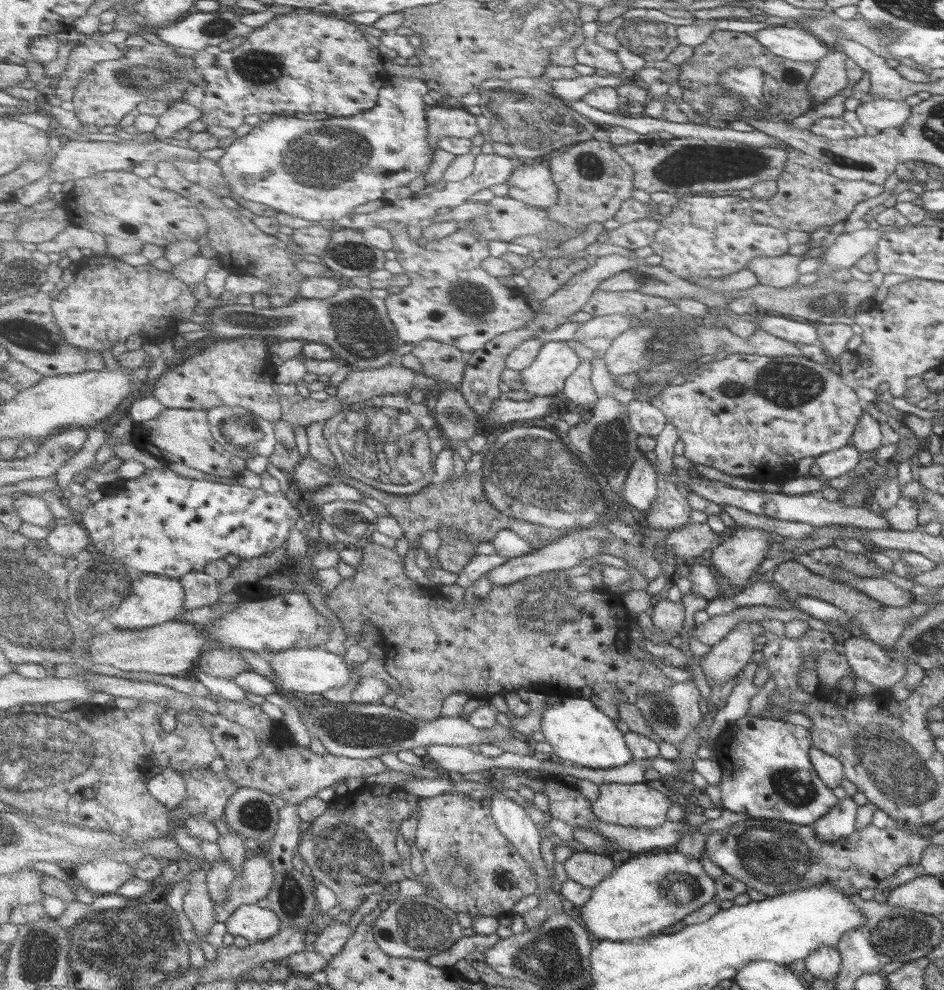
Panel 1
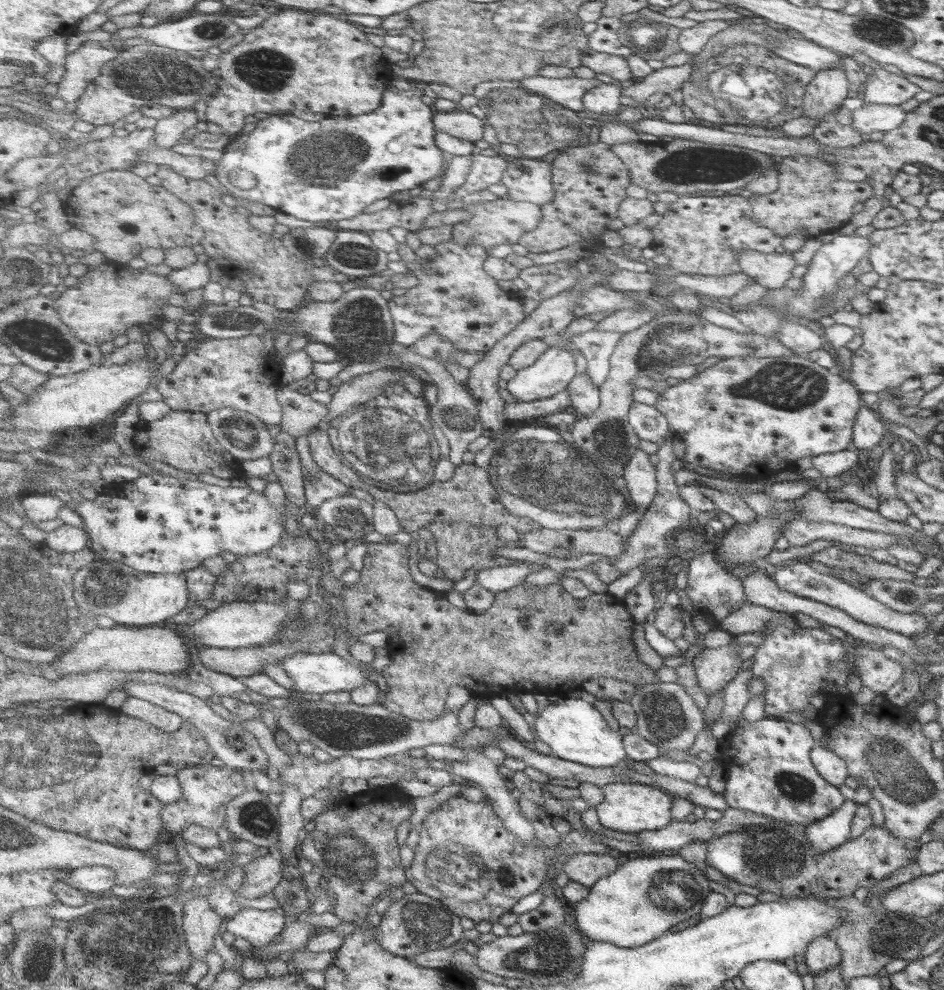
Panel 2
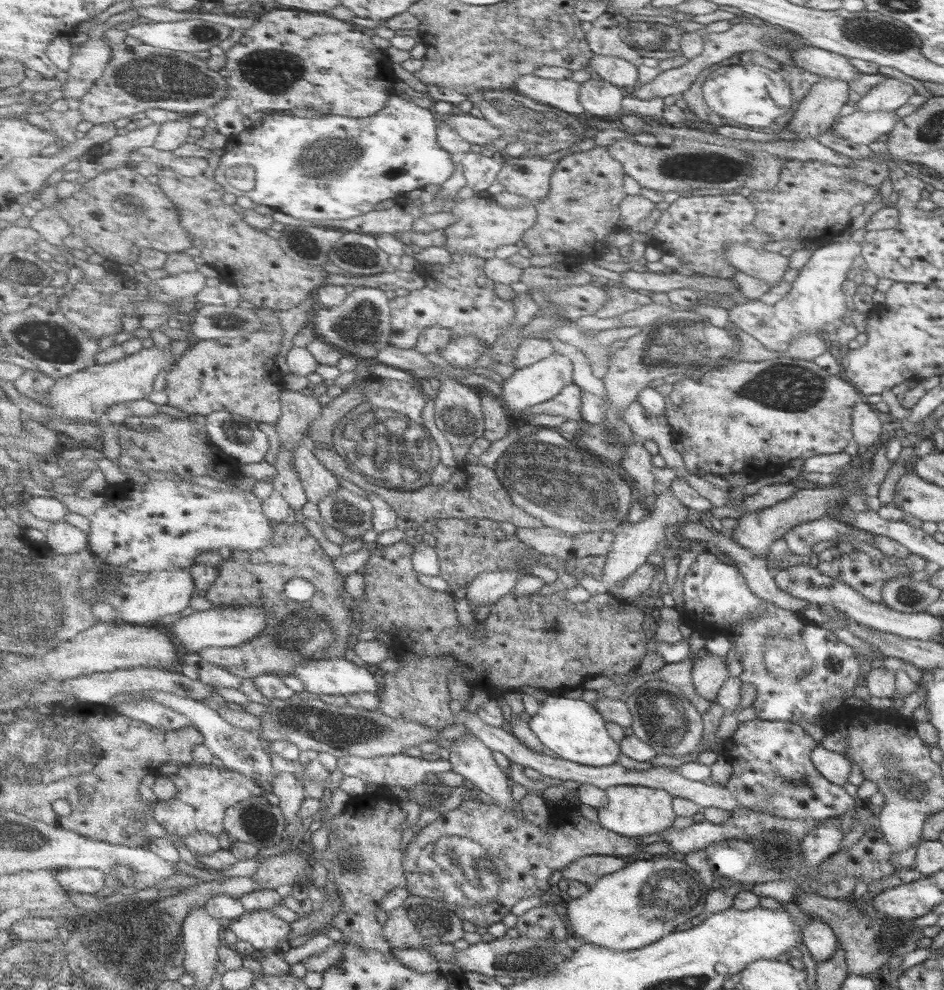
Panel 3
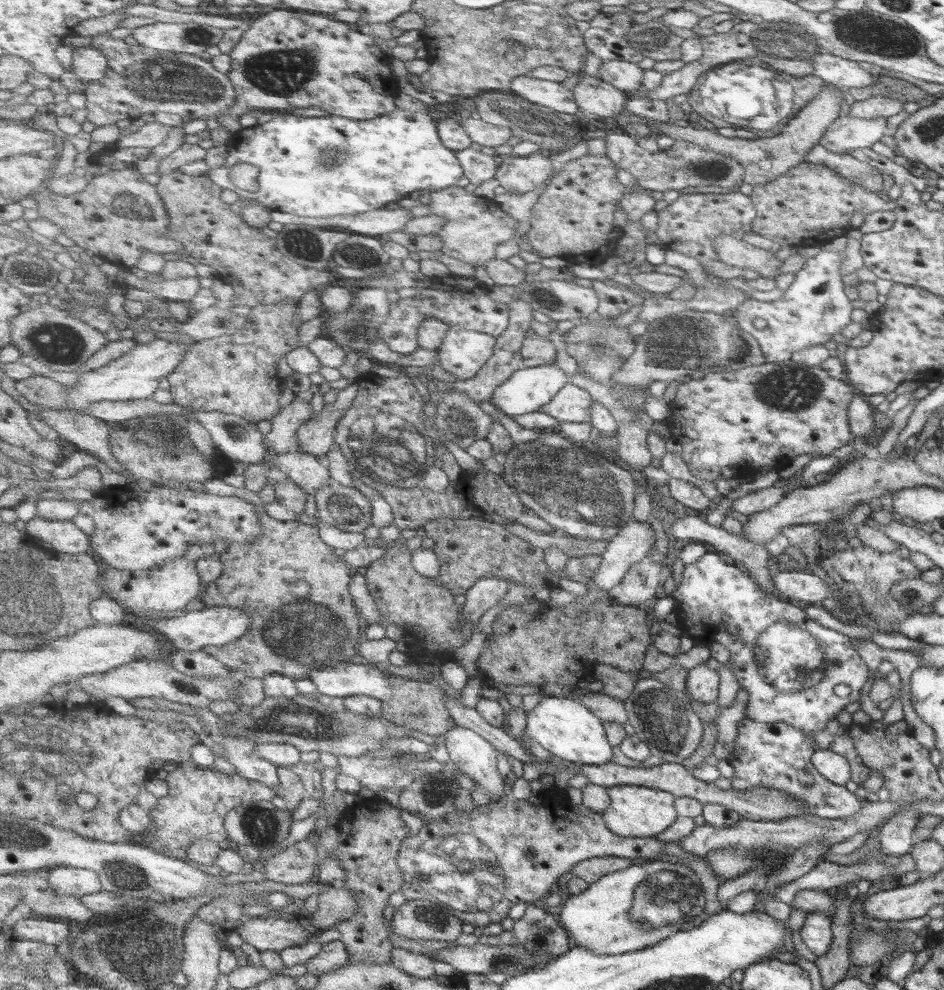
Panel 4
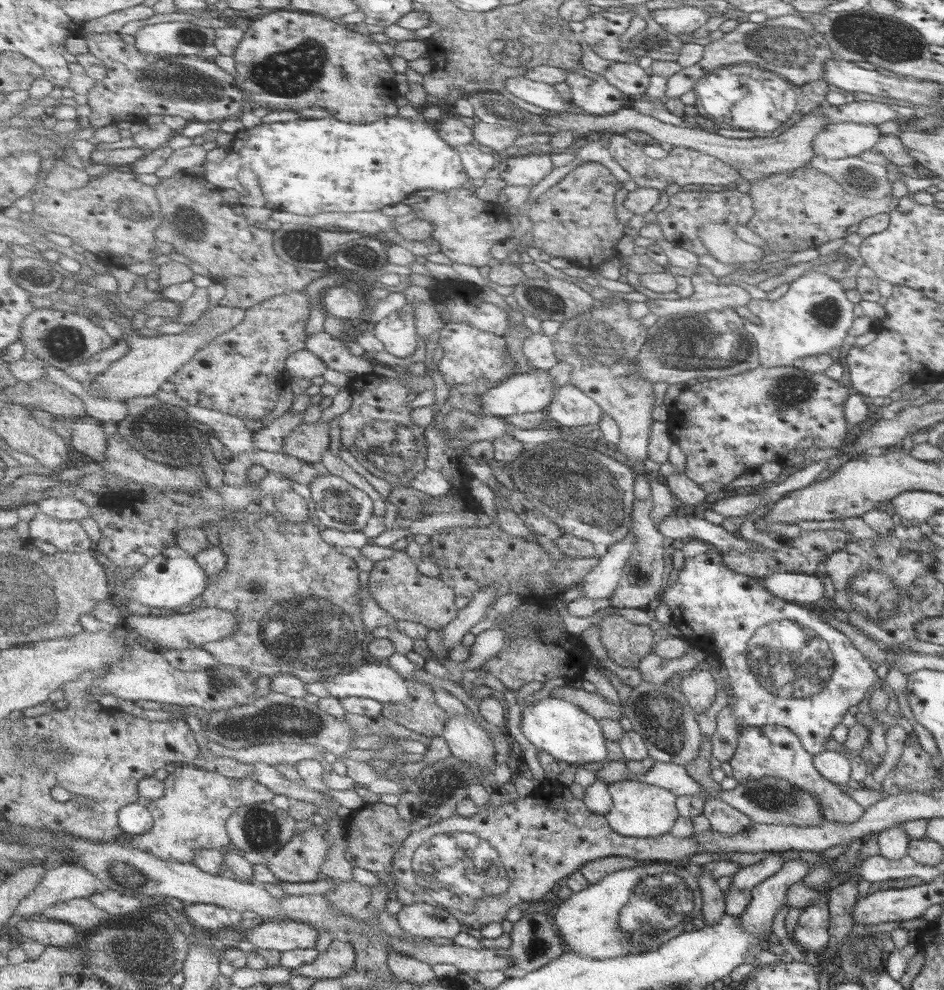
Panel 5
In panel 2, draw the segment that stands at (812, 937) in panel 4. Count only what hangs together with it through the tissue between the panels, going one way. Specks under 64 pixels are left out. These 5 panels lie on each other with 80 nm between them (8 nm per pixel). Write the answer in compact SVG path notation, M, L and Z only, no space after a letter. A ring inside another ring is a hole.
M834 934L817 938L806 950L806 962L811 972L822 972L841 964L841 951L834 941Z

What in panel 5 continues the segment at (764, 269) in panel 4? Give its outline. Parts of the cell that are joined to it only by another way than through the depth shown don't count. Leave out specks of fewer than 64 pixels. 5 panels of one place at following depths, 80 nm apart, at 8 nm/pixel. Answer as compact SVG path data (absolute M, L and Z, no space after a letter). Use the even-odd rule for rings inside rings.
M710 223L697 231L709 254L725 265L754 265L765 257L761 248L738 238L732 227Z

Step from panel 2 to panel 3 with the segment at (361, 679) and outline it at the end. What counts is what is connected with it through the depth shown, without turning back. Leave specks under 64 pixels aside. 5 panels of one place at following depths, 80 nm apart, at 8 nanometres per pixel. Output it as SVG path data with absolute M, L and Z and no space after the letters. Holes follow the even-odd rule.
M332 658L332 660L312 660L296 666L296 676L305 685L305 690L310 693L322 696L352 696L356 694L372 692L377 694L379 683L376 675L370 672L369 668L360 668L350 662L348 658Z

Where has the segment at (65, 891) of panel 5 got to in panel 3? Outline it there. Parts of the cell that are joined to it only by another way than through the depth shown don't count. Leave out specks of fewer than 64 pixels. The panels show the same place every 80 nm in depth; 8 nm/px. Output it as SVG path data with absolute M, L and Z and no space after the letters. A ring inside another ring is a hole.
M63 869L58 880L66 892L96 894L108 887L108 875L100 869Z

